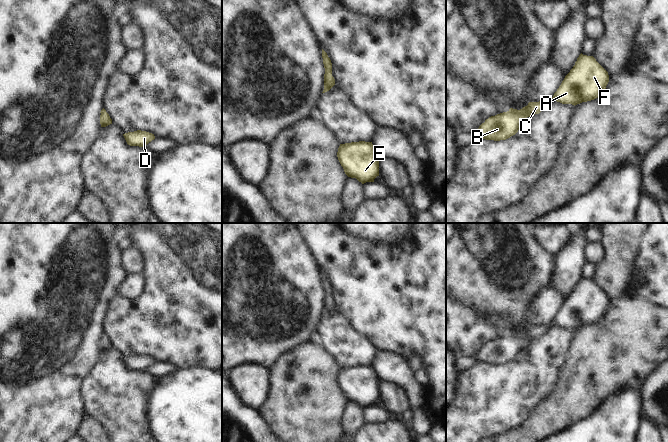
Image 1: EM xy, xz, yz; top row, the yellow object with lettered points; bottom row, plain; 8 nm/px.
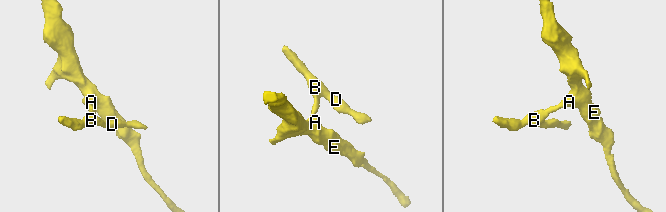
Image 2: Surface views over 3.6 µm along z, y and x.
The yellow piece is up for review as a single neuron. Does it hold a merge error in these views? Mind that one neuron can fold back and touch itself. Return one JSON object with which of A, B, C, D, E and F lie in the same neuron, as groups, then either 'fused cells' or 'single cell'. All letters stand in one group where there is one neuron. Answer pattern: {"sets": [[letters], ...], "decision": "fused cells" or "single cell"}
{"sets": [["A", "B", "C", "D", "E", "F"]], "decision": "single cell"}

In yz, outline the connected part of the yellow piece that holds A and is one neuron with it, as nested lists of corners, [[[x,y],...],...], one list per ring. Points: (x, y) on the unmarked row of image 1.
[[[581,277],[551,323],[529,326],[520,334],[510,332],[507,336],[491,340],[475,358],[486,364],[506,364],[518,356],[528,341],[539,338],[553,325],[575,330],[594,324],[604,317],[608,306],[608,296],[596,283]]]

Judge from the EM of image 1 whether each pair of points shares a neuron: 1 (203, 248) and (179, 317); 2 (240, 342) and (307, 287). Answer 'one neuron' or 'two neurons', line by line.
1: one neuron
2: one neuron

